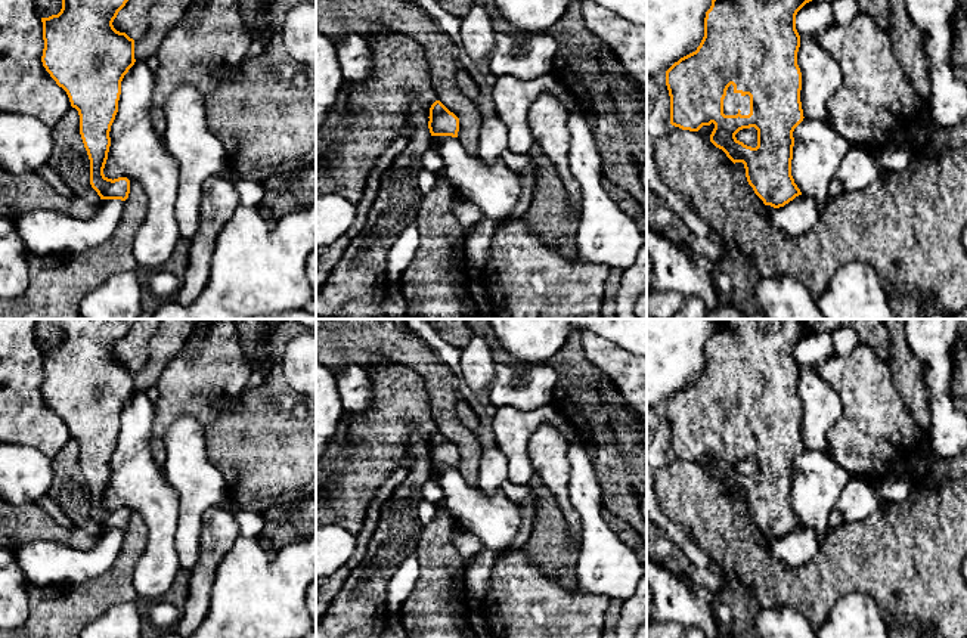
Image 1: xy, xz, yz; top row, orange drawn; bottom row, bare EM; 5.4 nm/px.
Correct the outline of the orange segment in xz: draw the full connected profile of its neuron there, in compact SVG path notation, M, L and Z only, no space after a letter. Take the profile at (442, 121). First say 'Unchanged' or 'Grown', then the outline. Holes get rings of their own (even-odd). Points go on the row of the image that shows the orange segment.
Unchanged. M436 100L430 108L428 128L431 136L458 137L459 118L450 112L440 100Z

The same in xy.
Unchanged. M62 0L58 15L41 18L44 49L41 62L62 87L80 115L80 134L90 160L90 185L100 199L125 201L127 177L108 179L103 168L111 146L111 126L118 112L121 81L134 65L134 40L114 28L112 22L128 0Z

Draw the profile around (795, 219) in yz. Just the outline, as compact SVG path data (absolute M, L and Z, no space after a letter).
M799 195L784 207L775 208L771 224L781 233L800 238L818 222L818 204L812 196Z

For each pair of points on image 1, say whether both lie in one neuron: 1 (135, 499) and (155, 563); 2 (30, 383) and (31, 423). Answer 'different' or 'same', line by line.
1: same
2: same

